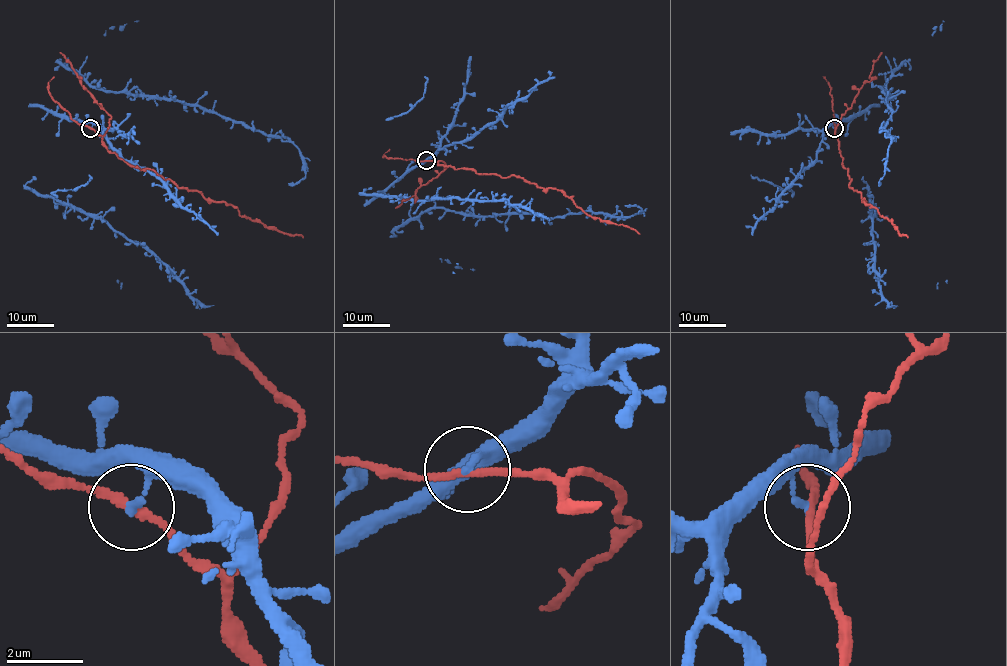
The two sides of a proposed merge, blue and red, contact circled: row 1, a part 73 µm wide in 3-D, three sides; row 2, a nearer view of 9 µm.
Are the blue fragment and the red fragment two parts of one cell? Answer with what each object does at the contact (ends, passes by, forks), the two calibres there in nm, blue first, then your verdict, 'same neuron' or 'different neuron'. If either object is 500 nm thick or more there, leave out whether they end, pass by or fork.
blue ends there; red passes by; 170 nm thick on the blue side, 190 nm on the other; different neuron

